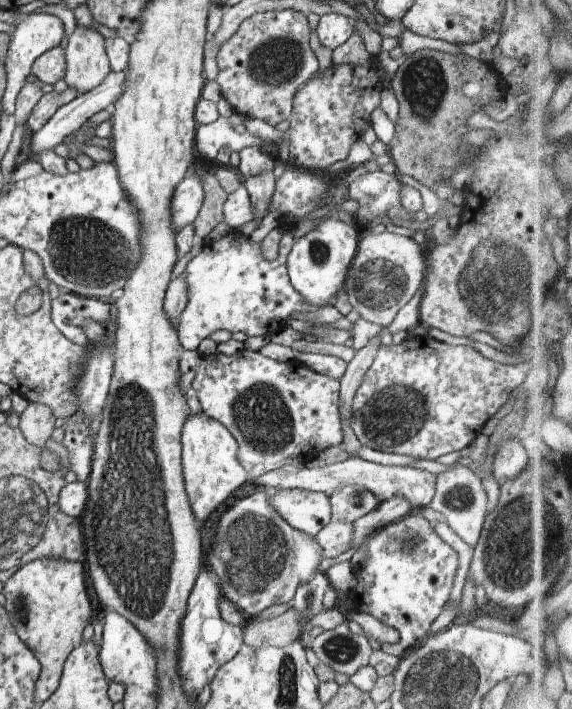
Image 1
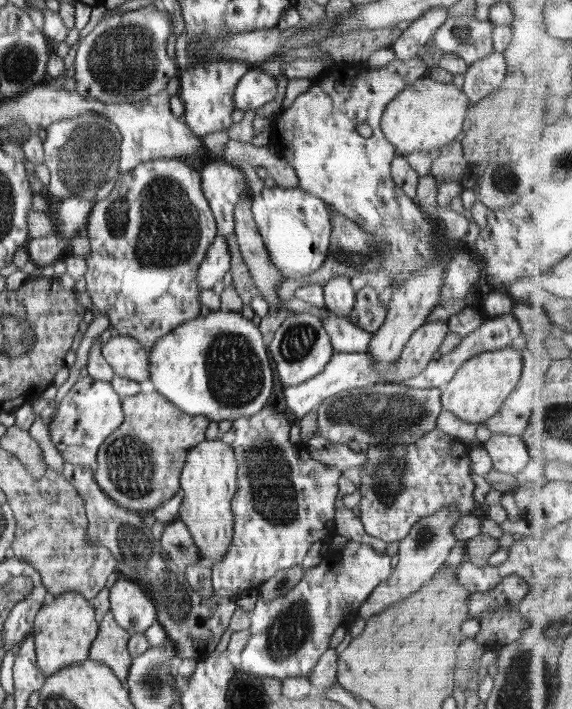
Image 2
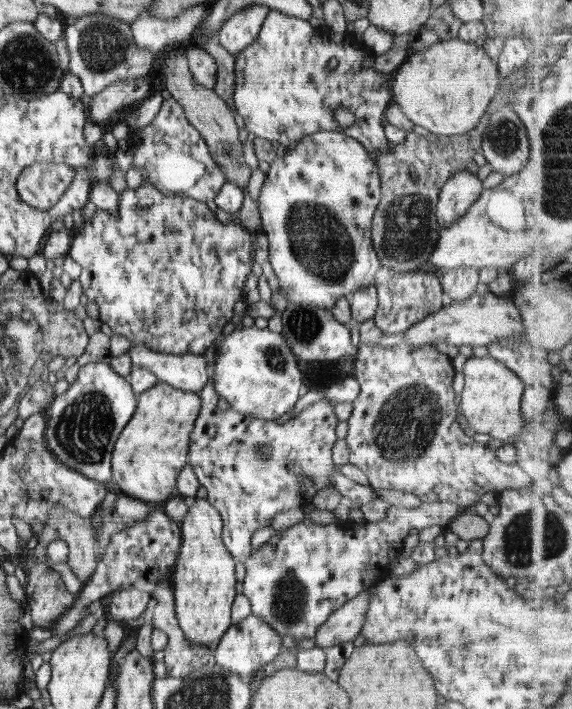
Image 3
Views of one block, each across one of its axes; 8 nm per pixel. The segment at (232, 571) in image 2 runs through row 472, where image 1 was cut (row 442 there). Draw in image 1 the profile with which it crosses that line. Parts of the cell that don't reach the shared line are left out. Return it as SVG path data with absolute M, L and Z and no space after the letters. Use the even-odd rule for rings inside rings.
M244 348L233 355L224 355L217 351L213 354L202 356L192 383L192 393L195 393L198 397L203 412L206 413L208 417L215 418L216 421L221 422L232 433L232 436L234 436L239 444L237 458L247 472L248 478L255 479L256 477L266 474L268 471L279 469L284 465L292 465L300 462L315 462L317 454L322 452L322 450L326 450L326 448L330 448L331 446L342 445L343 437L341 414L339 412L339 386L340 383L336 379L328 375L317 373L304 366L304 364L278 362L277 360L272 360L260 354L260 351L252 351L251 349Z

